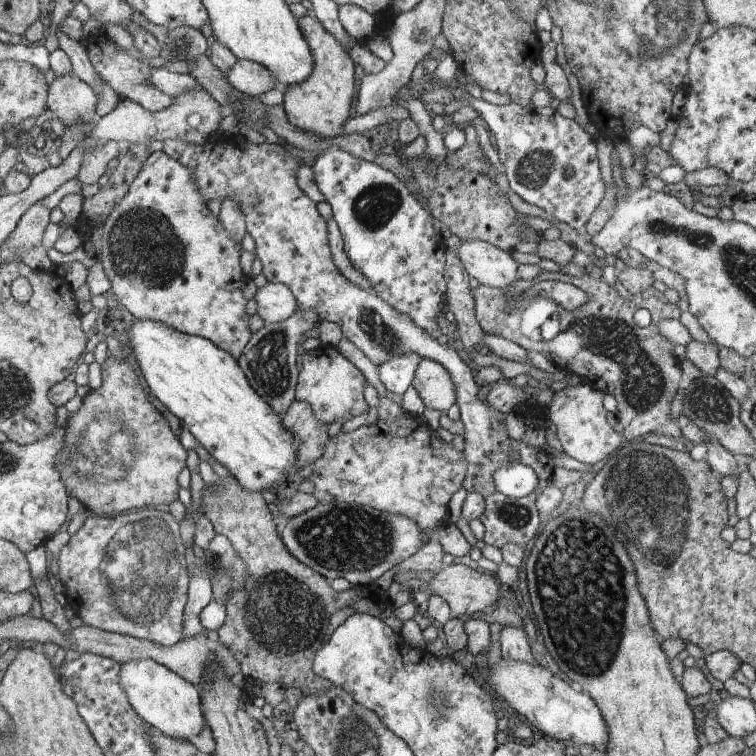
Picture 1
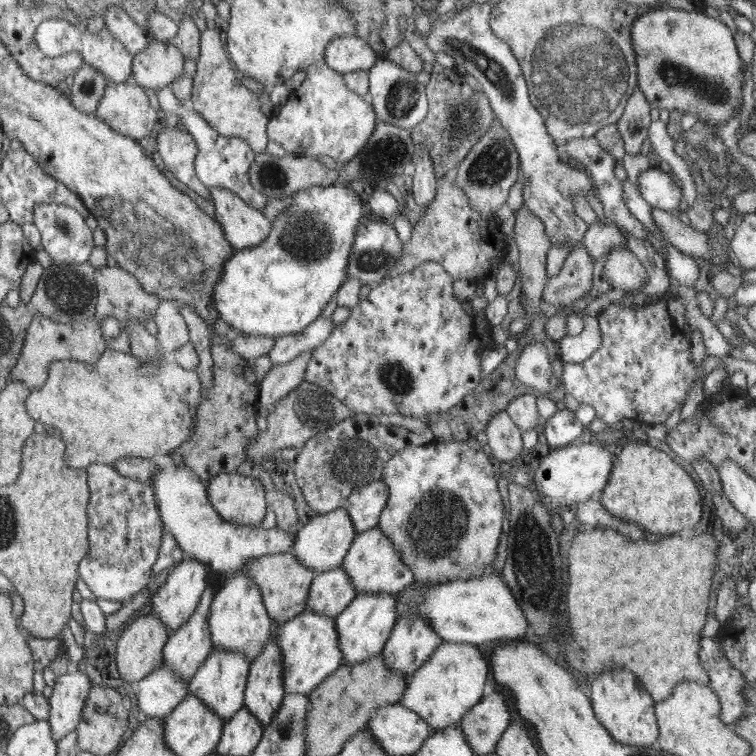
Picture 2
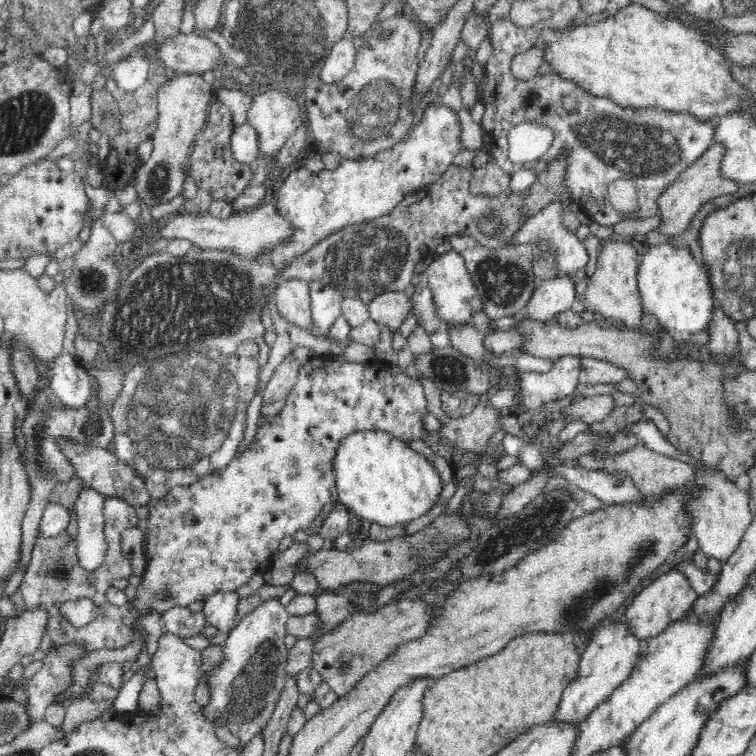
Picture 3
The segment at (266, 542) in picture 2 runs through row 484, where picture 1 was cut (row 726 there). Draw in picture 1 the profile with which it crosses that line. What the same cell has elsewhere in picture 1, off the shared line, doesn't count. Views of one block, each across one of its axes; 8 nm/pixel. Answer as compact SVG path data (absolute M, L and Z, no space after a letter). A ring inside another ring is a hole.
M152 659L123 663L120 677L130 704L153 730L181 741L188 741L202 732L205 716L200 710L200 694L185 677Z

